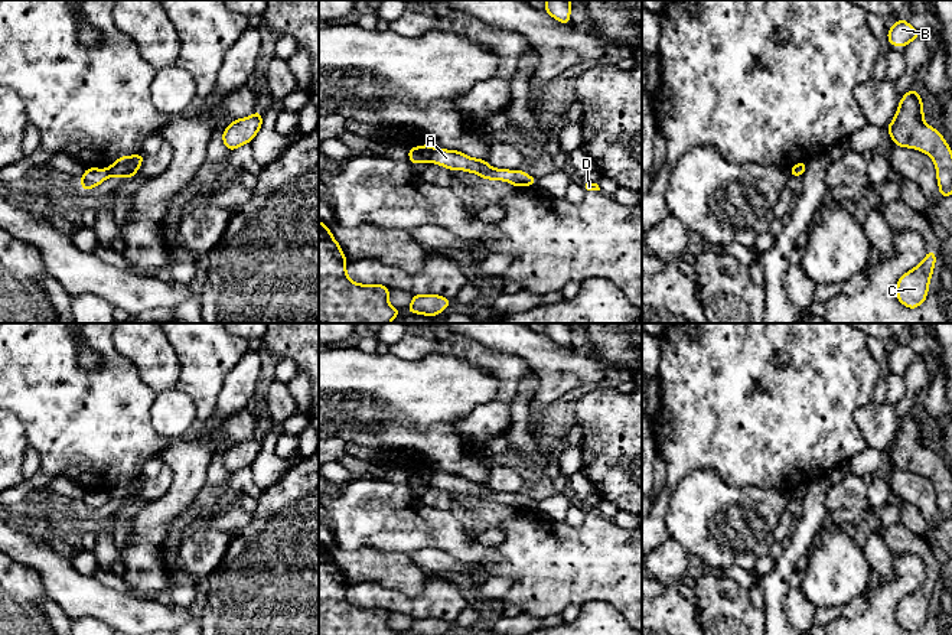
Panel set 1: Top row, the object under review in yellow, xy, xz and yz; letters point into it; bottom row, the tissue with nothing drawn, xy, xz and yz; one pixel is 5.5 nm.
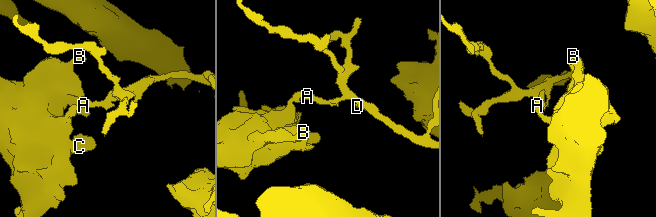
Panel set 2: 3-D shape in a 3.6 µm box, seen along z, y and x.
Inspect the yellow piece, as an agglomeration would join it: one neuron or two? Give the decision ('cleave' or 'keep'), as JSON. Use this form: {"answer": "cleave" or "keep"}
{"answer": "cleave"}

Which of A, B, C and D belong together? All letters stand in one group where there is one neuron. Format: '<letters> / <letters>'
A D / B C

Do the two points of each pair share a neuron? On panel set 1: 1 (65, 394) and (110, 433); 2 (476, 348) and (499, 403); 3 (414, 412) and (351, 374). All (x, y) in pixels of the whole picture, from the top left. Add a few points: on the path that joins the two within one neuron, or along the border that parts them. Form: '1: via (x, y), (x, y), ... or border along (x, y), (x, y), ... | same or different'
1: via (75, 406), (98, 429) | same
2: via (489, 361), (504, 375), (504, 390) | same
3: via (398, 396), (390, 387), (367, 375) | same

